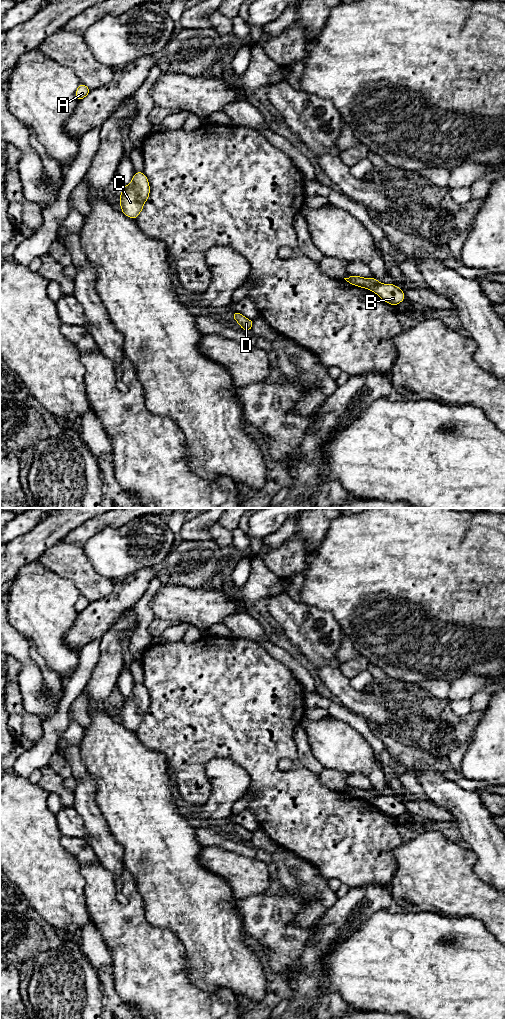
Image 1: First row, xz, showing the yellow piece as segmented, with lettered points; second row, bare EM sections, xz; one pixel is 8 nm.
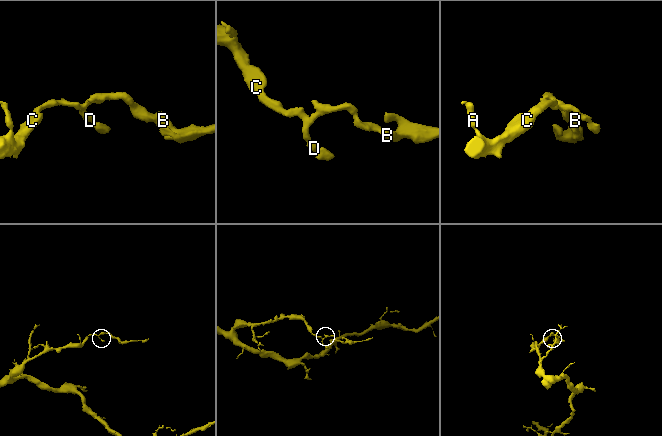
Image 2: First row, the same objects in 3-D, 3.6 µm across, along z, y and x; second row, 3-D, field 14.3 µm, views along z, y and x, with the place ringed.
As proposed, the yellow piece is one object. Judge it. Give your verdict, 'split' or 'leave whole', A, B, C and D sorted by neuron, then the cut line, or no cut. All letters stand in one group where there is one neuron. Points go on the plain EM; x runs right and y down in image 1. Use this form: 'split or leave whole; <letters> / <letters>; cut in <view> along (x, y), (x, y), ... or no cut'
split; A C D / B; cut in xz along (379, 794), (373, 803)

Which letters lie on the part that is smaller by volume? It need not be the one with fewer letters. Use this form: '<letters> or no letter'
B

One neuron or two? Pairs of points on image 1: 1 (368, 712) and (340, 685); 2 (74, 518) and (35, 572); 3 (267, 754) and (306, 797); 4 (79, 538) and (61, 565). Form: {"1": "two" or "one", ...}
{"1": "one", "2": "two", "3": "one", "4": "two"}

